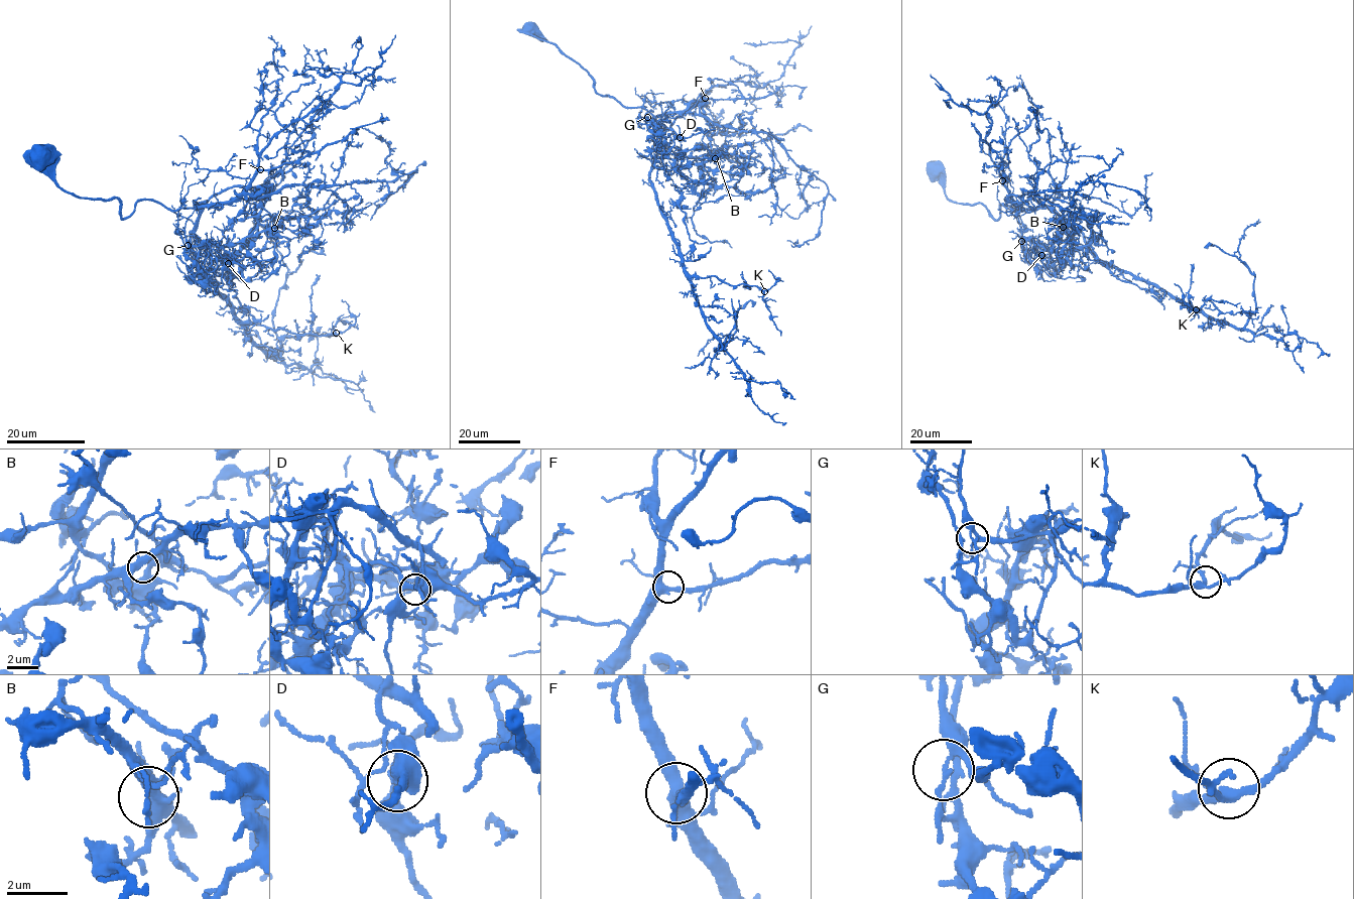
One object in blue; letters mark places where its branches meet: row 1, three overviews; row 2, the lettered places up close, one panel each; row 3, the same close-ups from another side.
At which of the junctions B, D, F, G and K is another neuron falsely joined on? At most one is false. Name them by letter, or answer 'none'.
G

